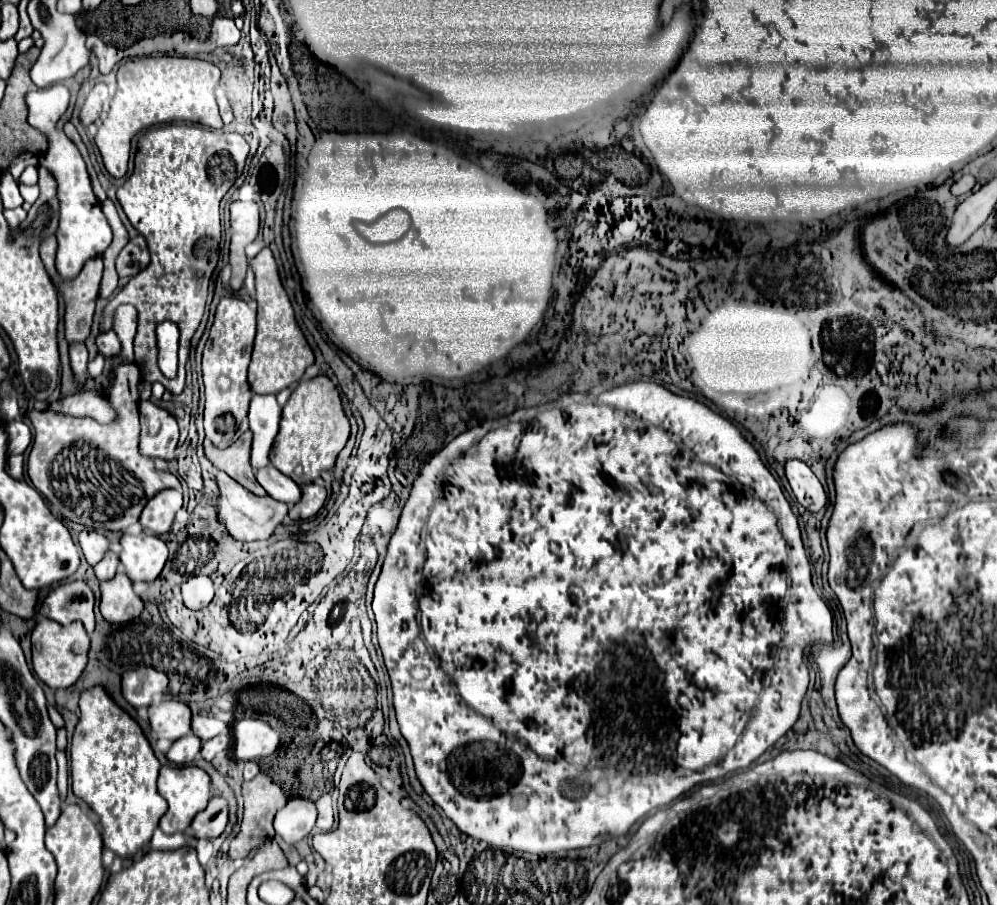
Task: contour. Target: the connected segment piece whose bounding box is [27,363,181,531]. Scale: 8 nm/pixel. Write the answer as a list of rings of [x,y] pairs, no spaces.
[[[123,363],[113,371],[113,387],[107,391],[109,401],[115,405],[119,419],[111,425],[101,425],[91,417],[69,417],[59,413],[31,413],[35,427],[35,441],[29,453],[29,477],[35,489],[51,503],[53,511],[59,511],[73,523],[81,523],[91,529],[125,531],[129,525],[139,521],[145,503],[163,489],[181,489],[175,475],[157,471],[153,461],[139,453],[139,393],[137,393],[139,371],[133,363]]]

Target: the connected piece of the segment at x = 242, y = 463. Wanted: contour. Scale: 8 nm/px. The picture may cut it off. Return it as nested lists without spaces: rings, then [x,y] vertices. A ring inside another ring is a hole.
[[[251,431],[243,433],[243,437],[239,437],[227,449],[219,449],[211,441],[205,441],[205,455],[217,469],[225,471],[237,483],[247,487],[251,493],[265,495],[265,489],[257,483],[255,473],[251,469],[249,453],[251,453]]]

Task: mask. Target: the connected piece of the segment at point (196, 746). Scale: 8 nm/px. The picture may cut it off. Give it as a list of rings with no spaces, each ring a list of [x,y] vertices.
[[[189,733],[189,735],[177,739],[177,741],[169,747],[169,751],[165,753],[165,757],[167,757],[171,763],[175,763],[175,765],[187,765],[187,763],[191,763],[191,761],[195,759],[195,755],[199,753],[199,749],[201,749],[199,737],[195,737],[195,735]]]

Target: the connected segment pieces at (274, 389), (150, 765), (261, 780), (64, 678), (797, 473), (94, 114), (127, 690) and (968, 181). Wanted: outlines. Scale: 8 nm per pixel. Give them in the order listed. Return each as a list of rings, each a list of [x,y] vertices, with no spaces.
[[[269,247],[251,261],[257,279],[257,337],[253,347],[253,357],[249,365],[249,385],[255,393],[279,393],[291,383],[299,381],[309,365],[315,363],[315,355],[297,325],[291,301],[281,285],[279,269]]]
[[[93,687],[83,691],[79,701],[81,717],[73,733],[71,745],[71,779],[73,779],[73,793],[75,797],[83,799],[95,815],[99,815],[99,823],[103,827],[103,845],[111,849],[121,859],[131,859],[139,853],[151,839],[159,819],[167,811],[167,803],[157,793],[157,775],[159,775],[159,761],[145,739],[141,727],[121,709],[117,707],[103,687]]]
[[[259,773],[255,779],[245,781],[243,783],[243,819],[241,819],[241,829],[237,833],[237,837],[231,841],[229,845],[228,856],[232,859],[239,859],[249,855],[249,851],[253,847],[259,847],[263,841],[271,839],[275,835],[273,829],[273,817],[275,813],[287,803],[287,795],[283,795],[281,787],[277,783],[273,783],[267,775]]]
[[[43,619],[33,629],[31,639],[33,639],[33,669],[45,685],[49,685],[51,689],[67,689],[81,677],[87,665],[87,651],[89,651],[89,635],[83,629],[81,621],[61,625],[57,621]]]
[[[789,459],[785,463],[785,477],[797,497],[797,501],[809,511],[819,511],[827,503],[827,495],[813,471],[799,459]]]
[[[97,83],[93,87],[93,91],[87,95],[85,105],[81,109],[83,125],[91,125],[101,115],[101,107],[103,107],[105,99],[107,99],[107,85],[105,83]]]
[[[139,667],[133,671],[125,671],[121,675],[121,693],[129,705],[135,709],[149,707],[153,699],[167,689],[167,675],[153,667]]]
[[[961,175],[957,181],[953,181],[953,185],[951,185],[951,193],[953,193],[953,195],[969,193],[973,185],[975,185],[975,177],[973,177],[973,175]]]

